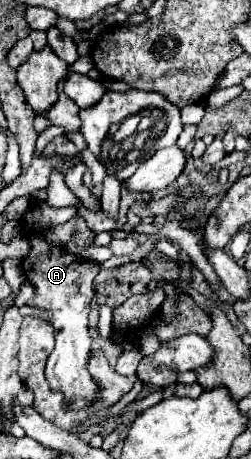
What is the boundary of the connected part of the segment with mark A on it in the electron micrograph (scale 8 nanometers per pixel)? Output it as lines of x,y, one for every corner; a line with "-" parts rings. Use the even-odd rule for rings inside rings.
22,219
22,229
30,243
30,253
26,259
22,259
22,271
26,279
32,283
32,287
36,289
34,297
26,305
48,311
50,323
54,325
54,331
56,331
56,347
52,355
48,357
46,379
54,389
64,393
68,407
74,407
74,411
86,409
100,395
100,389
94,387
94,379
90,377
86,369
88,349
92,343
88,335
88,309
94,295
92,281
100,271
100,263
76,257
68,253
66,247
62,245
48,243
44,239
46,229
34,227
34,223
28,223

